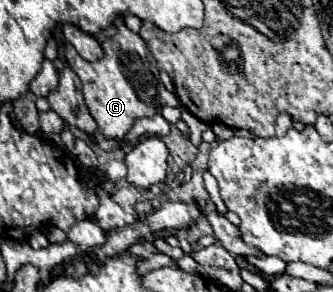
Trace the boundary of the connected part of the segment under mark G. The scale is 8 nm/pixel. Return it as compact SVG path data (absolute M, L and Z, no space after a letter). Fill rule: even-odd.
M119 25L117 33L103 41L103 51L103 59L89 63L75 51L71 43L65 45L65 59L79 75L89 113L97 121L97 127L105 137L123 137L133 127L135 119L151 117L159 113L163 105L179 105L179 99L161 83L157 63L149 53L147 43L143 43L143 39L127 25Z

